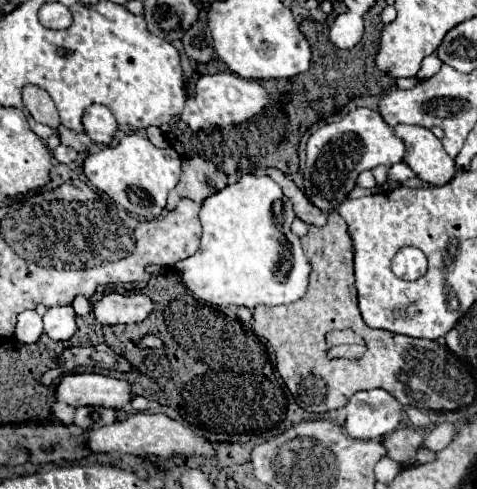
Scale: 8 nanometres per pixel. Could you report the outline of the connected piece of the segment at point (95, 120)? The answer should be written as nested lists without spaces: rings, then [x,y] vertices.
[[[91,105],[83,115],[83,127],[91,141],[101,145],[109,145],[117,133],[117,121],[105,105]]]

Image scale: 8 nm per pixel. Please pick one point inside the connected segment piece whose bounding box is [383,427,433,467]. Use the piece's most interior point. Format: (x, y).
(403, 444)

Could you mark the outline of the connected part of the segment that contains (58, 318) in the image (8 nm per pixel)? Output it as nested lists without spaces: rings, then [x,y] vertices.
[[[49,307],[45,317],[45,333],[51,335],[55,341],[67,341],[73,337],[77,325],[75,325],[75,311],[73,307]]]

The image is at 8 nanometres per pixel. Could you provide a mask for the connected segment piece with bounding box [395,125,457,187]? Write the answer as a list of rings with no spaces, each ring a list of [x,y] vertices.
[[[397,125],[395,133],[405,141],[407,147],[403,161],[421,181],[437,187],[455,177],[455,161],[445,153],[441,141],[429,129],[419,125]]]

